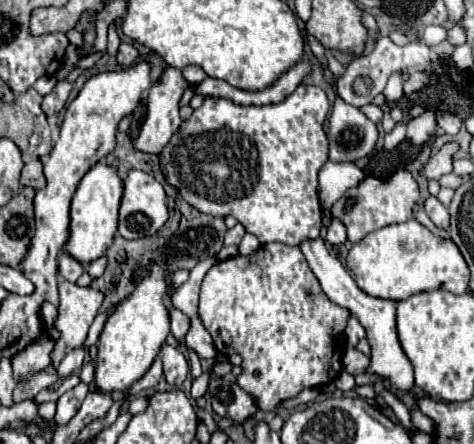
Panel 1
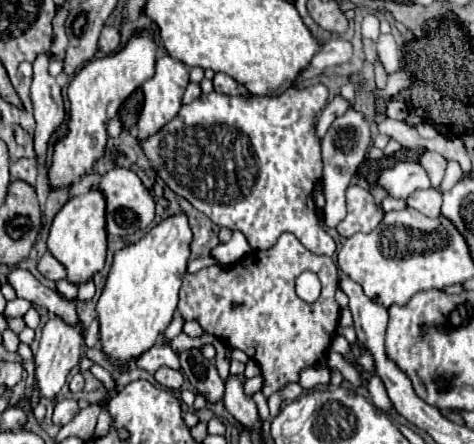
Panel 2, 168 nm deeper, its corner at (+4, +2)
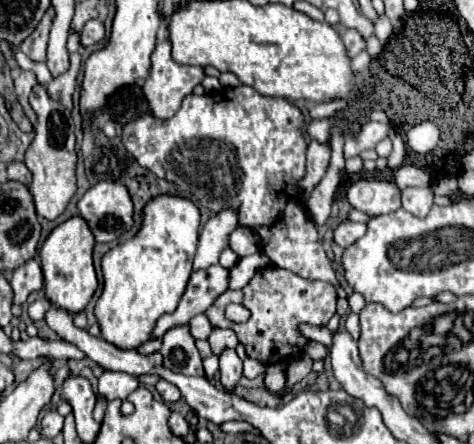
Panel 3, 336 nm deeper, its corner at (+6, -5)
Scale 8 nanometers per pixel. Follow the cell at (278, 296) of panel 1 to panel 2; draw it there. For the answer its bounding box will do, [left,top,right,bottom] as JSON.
[178,233,340,397]

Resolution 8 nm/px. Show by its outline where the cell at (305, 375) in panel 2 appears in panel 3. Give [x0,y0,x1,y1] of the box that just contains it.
[264,362,286,392]

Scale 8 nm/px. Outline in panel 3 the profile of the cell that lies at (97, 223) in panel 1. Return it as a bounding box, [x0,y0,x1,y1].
[40,216,98,314]

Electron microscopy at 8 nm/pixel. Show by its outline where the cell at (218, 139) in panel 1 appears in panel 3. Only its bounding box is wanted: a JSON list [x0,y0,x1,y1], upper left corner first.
[122,86,346,296]

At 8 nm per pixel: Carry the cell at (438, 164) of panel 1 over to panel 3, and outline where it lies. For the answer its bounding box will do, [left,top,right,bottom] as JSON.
[346,180,400,218]

